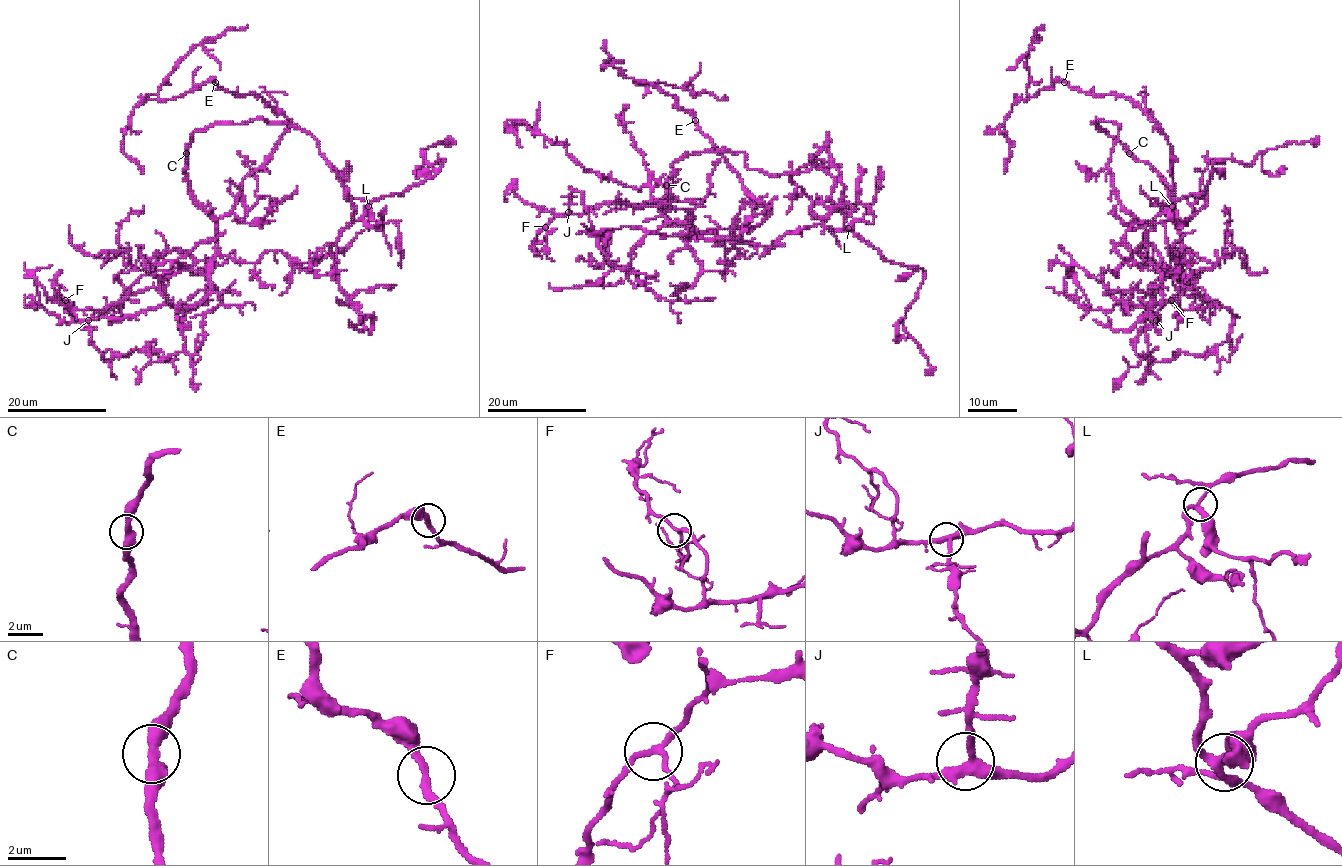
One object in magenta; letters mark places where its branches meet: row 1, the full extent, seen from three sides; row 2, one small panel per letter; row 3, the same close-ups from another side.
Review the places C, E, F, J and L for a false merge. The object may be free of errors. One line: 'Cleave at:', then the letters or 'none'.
Cleave at: none

